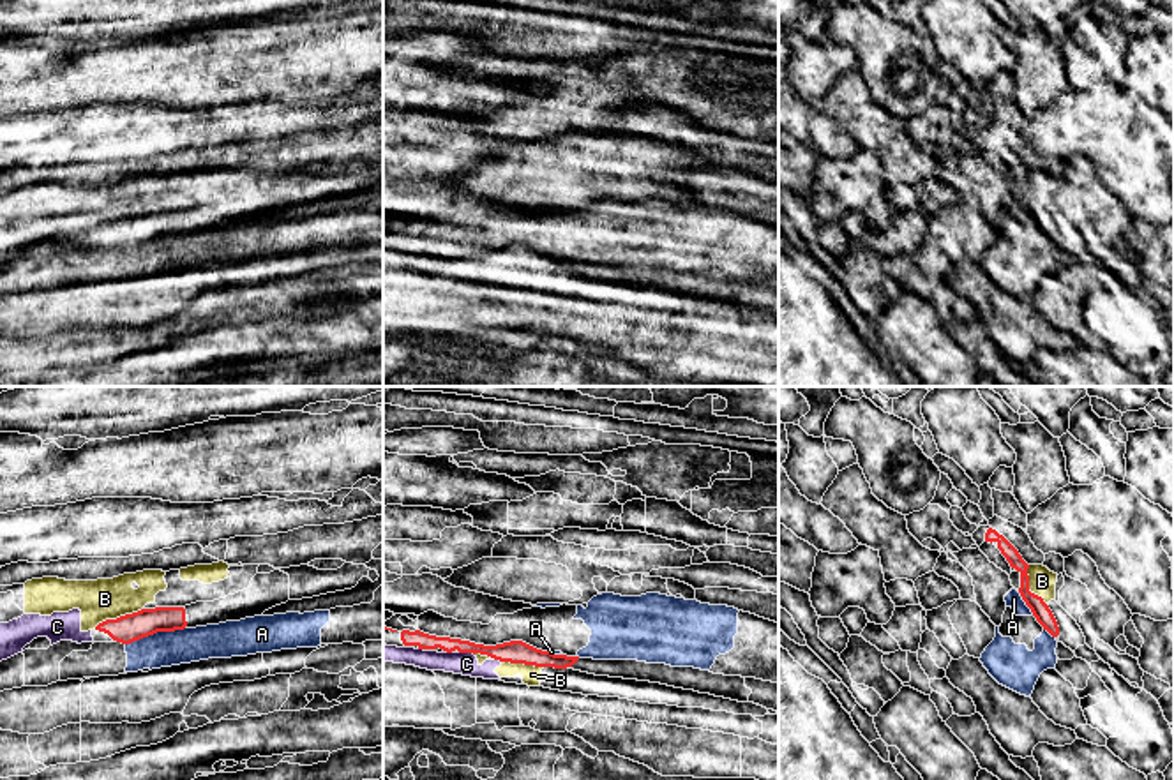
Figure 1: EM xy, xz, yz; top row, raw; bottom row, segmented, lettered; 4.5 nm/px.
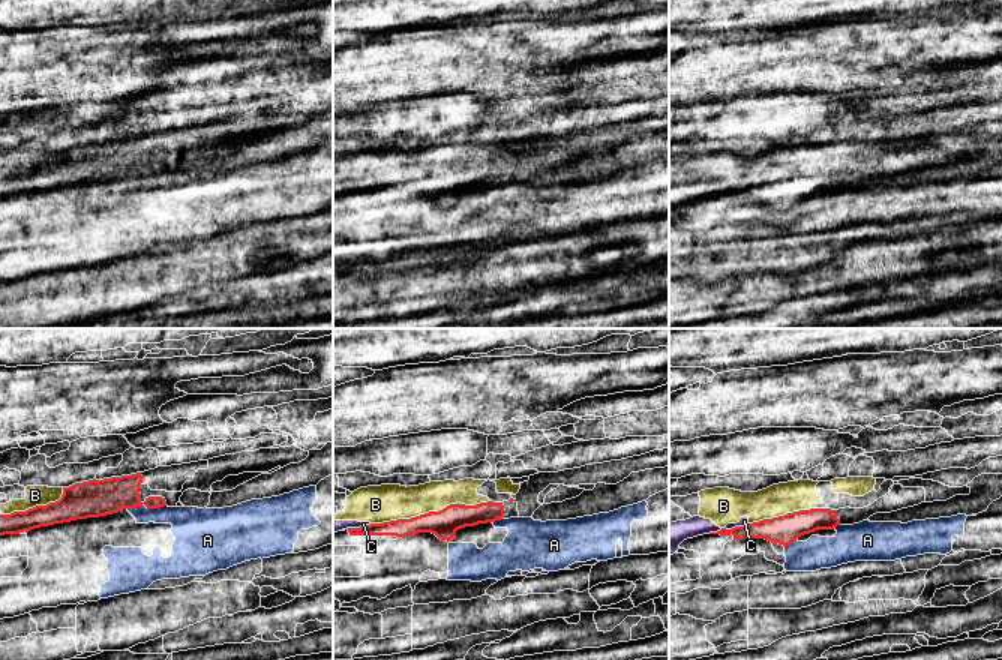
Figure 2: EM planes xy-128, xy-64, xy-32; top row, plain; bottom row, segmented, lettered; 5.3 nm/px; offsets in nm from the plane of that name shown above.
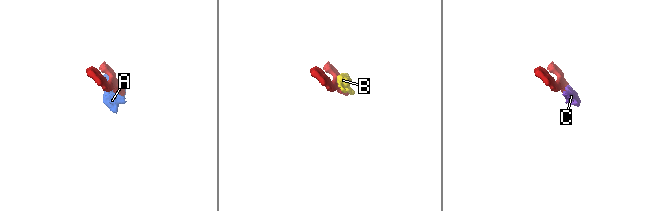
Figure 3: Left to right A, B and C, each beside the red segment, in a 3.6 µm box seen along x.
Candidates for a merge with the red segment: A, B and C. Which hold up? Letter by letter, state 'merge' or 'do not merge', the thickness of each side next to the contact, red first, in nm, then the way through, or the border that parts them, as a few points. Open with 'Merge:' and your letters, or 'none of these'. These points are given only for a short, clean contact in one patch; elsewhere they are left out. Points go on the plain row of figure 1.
Merge: none of these
A: do not merge; 130 nm thick on the red side, 160 nm on the other; border along xy (184, 232), (158, 235), (126, 249)
B: do not merge; 130 nm thick on the red side, 190 nm on the other
C: do not merge; 110 nm thick on the red side, 110 nm on the other

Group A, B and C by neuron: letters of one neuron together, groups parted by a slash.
A / B C

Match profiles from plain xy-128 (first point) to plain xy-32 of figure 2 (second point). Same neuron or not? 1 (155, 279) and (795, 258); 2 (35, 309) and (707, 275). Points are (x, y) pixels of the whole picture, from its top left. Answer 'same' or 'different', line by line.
1: different
2: different

